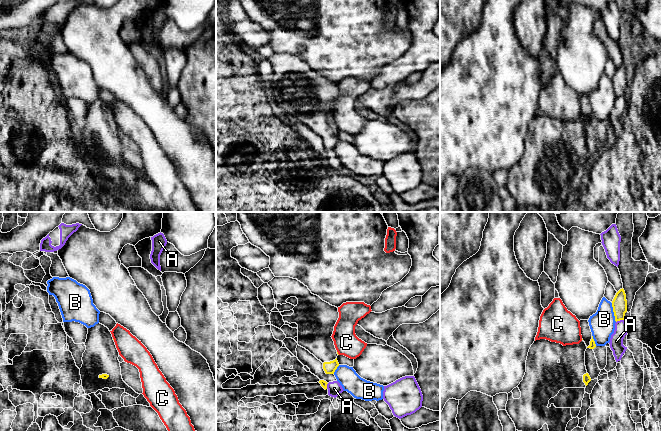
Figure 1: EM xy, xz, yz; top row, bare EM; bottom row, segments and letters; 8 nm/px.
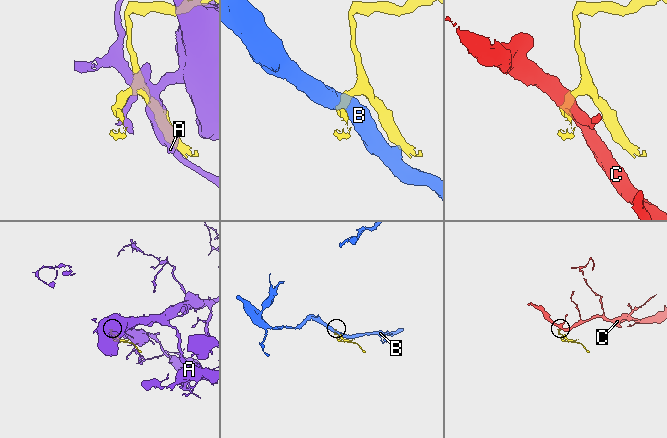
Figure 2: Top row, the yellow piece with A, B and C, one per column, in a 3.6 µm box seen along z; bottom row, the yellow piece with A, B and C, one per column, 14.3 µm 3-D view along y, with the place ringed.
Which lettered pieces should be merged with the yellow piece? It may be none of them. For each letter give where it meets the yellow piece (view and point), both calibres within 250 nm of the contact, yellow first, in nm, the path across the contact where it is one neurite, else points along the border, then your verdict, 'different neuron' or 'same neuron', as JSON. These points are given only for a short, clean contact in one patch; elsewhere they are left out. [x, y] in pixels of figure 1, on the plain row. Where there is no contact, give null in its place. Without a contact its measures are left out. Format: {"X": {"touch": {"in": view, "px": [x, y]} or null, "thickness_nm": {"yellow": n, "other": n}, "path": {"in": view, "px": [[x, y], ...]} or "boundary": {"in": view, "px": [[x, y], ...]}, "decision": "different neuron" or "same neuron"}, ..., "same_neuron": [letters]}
{"A": {"touch": {"in": "yz", "px": [619, 96]}, "thickness_nm": {"yellow": 120, "other": 110}, "decision": "different neuron"}, "B": {"touch": {"in": "yz", "px": [613, 87]}, "thickness_nm": {"yellow": 120, "other": 200}, "decision": "different neuron"}, "C": {"touch": {"in": "xz", "px": [337, 129]}, "thickness_nm": {"yellow": 20, "other": 200}, "boundary": {"in": "xz", "px": [[337, 127], [339, 130]]}, "decision": "different neuron"}, "same_neuron": []}

